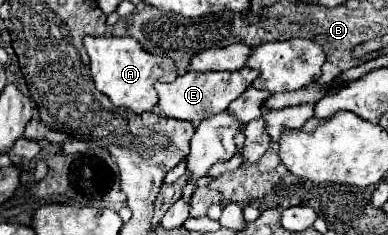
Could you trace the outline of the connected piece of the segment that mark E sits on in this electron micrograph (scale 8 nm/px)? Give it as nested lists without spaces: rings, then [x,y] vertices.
[[[250,67],[240,69],[240,71],[210,71],[210,73],[196,73],[188,71],[180,77],[176,77],[172,83],[156,83],[156,91],[160,95],[160,111],[166,117],[172,119],[182,119],[182,121],[192,121],[200,123],[216,113],[222,113],[228,109],[228,105],[238,99],[258,77],[258,73]]]

